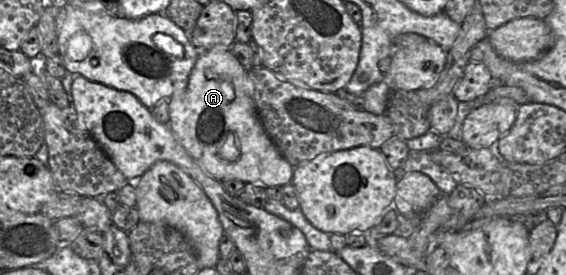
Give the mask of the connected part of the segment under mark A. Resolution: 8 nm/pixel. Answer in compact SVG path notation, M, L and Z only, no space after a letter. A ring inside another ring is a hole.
M215 47L200 51L186 89L168 99L168 109L169 126L177 140L199 165L217 180L237 179L244 183L253 182L263 186L284 186L292 183L294 166L281 154L266 133L254 101L253 82L231 48ZM229 132L235 133L240 142L240 155L234 161L228 161L219 154L220 145Z

